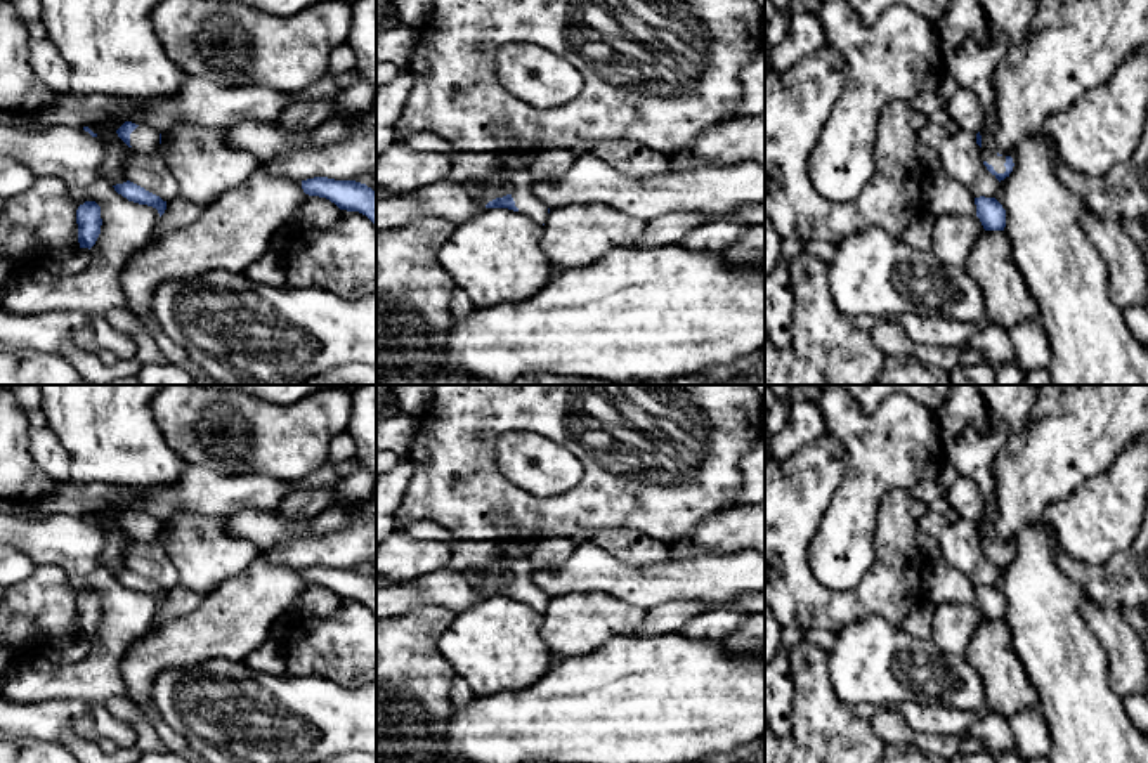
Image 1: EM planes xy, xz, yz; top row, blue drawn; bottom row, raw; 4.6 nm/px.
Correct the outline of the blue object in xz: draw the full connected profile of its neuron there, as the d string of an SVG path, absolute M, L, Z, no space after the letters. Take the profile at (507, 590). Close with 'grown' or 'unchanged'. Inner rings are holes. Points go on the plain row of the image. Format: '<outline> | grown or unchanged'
M501 560L487 569L463 569L465 577L486 597L508 597L520 600L545 614L550 597L532 579L527 560Z | grown

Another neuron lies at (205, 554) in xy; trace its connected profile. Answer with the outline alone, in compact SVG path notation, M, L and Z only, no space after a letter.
M175 512L161 524L179 584L203 597L243 576L260 555L250 539L227 529L225 517Z

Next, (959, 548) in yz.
M966 518L949 522L938 543L940 557L961 571L975 586L995 586L999 569L983 553L976 522Z

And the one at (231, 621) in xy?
M258 555L253 564L203 598L198 609L134 640L120 671L135 704L153 704L153 683L168 668L208 659L243 661L295 612L309 583L302 569Z

